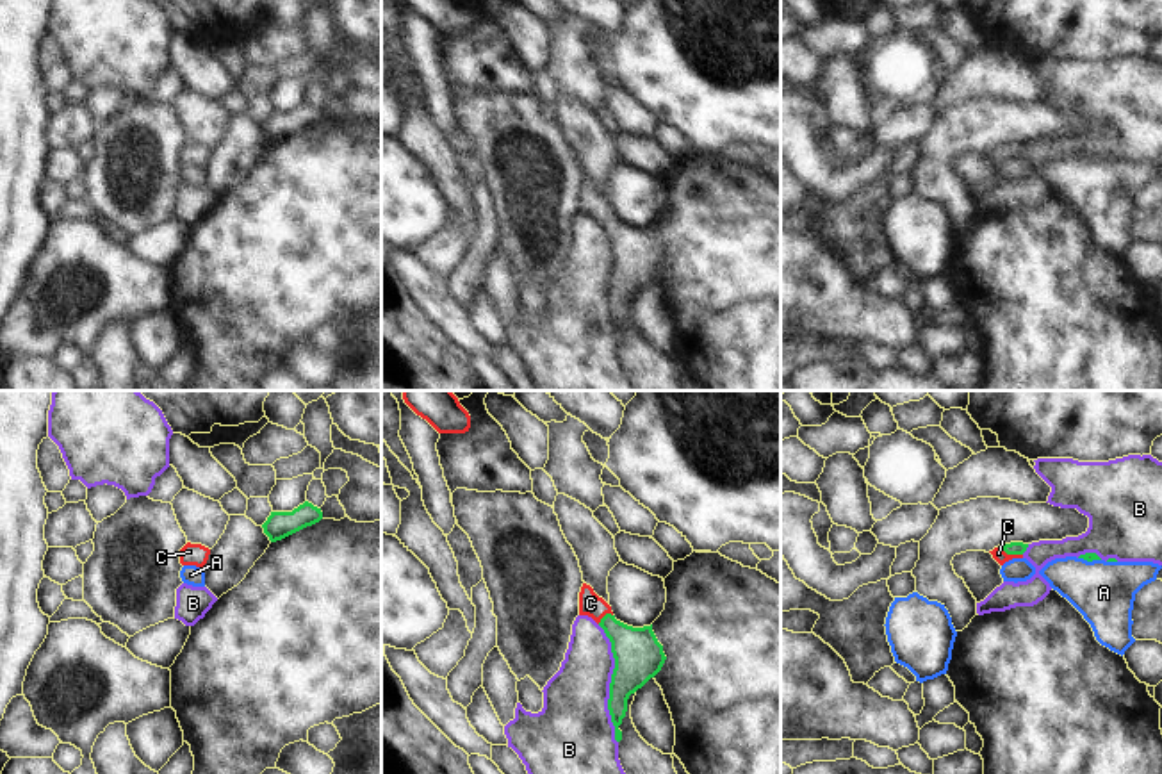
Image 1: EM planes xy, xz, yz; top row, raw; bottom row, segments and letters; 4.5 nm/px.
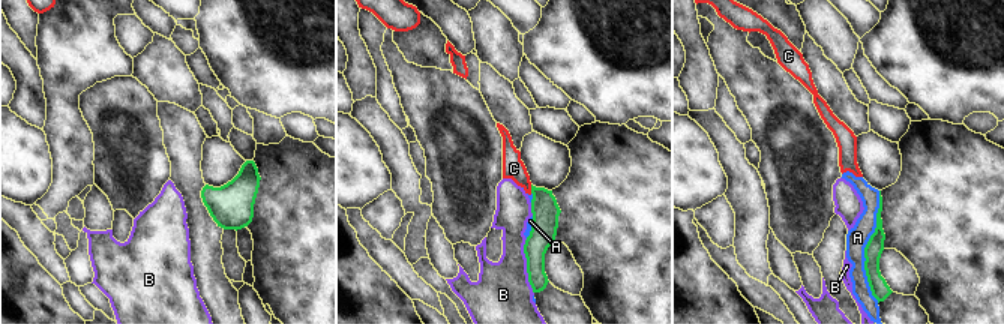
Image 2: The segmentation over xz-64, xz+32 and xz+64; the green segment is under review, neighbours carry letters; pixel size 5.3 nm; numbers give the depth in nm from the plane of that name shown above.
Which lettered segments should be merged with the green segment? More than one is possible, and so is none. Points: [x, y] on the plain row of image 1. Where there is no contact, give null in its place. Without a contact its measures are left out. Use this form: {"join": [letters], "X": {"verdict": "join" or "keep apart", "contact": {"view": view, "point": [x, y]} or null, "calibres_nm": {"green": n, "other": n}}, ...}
{"join": ["C"], "A": {"verdict": "keep apart", "contact": {"view": "yz", "point": [1089, 161]}, "calibres_nm": {"green": 50, "other": 280}}, "B": {"verdict": "keep apart", "contact": {"view": "xz", "point": [610, 284]}, "calibres_nm": {"green": 220, "other": 340}}, "C": {"verdict": "join", "contact": {"view": "yz", "point": [1011, 154]}, "calibres_nm": {"green": 60, "other": 60}}}

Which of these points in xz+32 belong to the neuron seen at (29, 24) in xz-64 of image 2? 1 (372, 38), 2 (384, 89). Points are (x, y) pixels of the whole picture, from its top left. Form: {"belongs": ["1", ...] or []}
{"belongs": ["1", "2"]}

